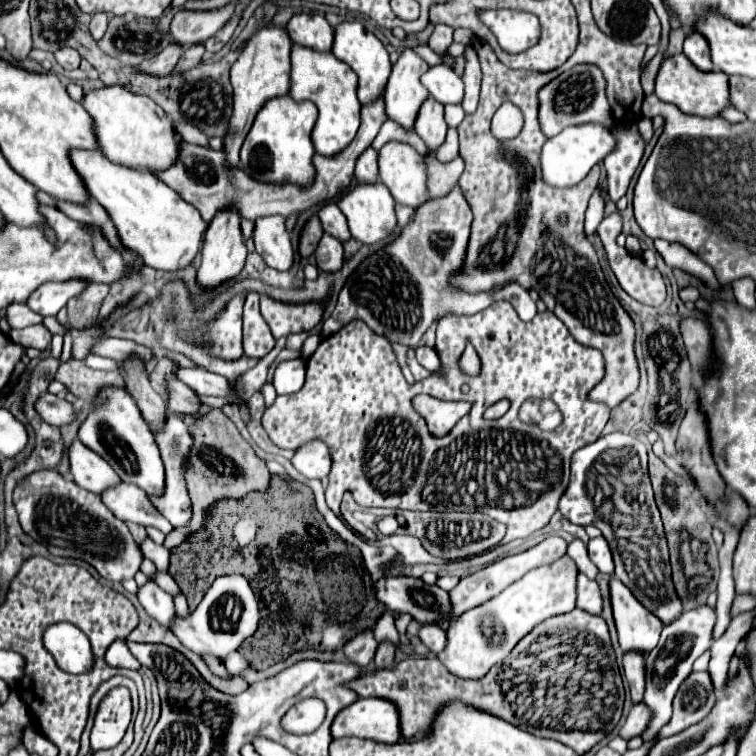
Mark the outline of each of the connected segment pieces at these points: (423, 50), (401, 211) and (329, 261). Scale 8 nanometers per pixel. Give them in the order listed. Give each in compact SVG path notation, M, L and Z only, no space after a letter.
M412 46L411 49L414 50L414 54L418 54L426 64L430 64L430 66L440 64L440 56L436 56L428 46Z
M396 206L396 214L398 214L398 222L400 222L400 228L406 228L410 222L412 222L412 218L414 218L414 214L416 214L416 210L412 210L412 208L408 208L408 206Z
M324 234L318 248L316 248L316 260L318 260L318 268L322 272L328 272L328 274L338 272L344 266L344 260L346 260L342 242Z

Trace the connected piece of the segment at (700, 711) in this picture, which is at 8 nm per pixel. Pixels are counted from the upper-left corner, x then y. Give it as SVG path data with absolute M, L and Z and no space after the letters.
M692 672L684 686L680 686L674 698L674 714L668 724L664 724L658 732L658 738L666 738L686 730L688 726L704 720L712 706L716 704L714 684L708 672Z

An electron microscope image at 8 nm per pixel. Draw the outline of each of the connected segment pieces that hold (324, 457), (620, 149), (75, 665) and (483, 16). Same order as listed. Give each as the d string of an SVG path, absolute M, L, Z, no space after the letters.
M310 442L296 450L292 458L294 468L306 478L326 478L330 474L330 454L324 442Z
M636 124L618 126L614 130L614 140L616 140L616 146L604 158L604 168L608 176L610 200L618 202L626 194L630 180L640 164L640 158L644 154L644 142Z
M54 624L44 634L44 646L56 664L68 674L86 674L92 670L94 654L90 640L72 624Z
M478 10L478 18L494 32L506 52L524 52L540 40L540 22L530 12Z

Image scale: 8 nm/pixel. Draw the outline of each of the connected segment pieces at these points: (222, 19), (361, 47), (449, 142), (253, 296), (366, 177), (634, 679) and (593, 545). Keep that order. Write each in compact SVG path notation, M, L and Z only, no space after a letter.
M234 4L220 10L208 10L208 12L180 10L170 24L172 42L182 48L202 44L210 36L214 36L232 18L232 14L234 14Z
M344 22L344 24L340 24L334 30L332 54L338 60L346 62L358 74L358 98L360 98L360 104L372 104L382 96L384 86L388 82L388 76L392 72L392 64L390 64L388 50L384 48L384 44L372 32L368 32L360 22Z
M454 128L448 130L448 136L444 140L444 144L436 150L436 158L440 162L450 162L458 156L458 132Z
M250 292L244 304L244 354L250 358L266 356L276 344L274 336L268 330L268 324L260 314L258 300L260 296L256 292Z
M368 148L360 154L356 162L356 182L358 184L374 184L378 182L378 152Z
M630 650L624 654L624 674L630 684L630 694L634 702L640 702L646 688L646 652Z
M604 536L592 538L588 542L588 554L592 558L592 562L598 566L600 572L604 574L614 574L614 562L612 562L612 552L608 542L604 540Z

